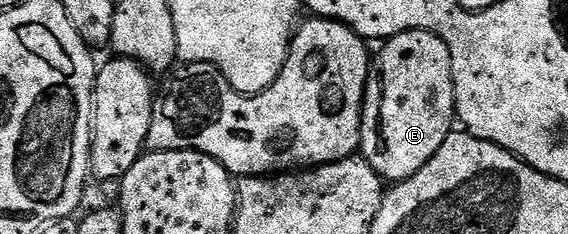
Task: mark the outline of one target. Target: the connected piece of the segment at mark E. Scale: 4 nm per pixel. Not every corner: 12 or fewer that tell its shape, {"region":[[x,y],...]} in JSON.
{"region":[[390,37],[363,96],[360,153],[408,180],[455,126],[452,56]]}

